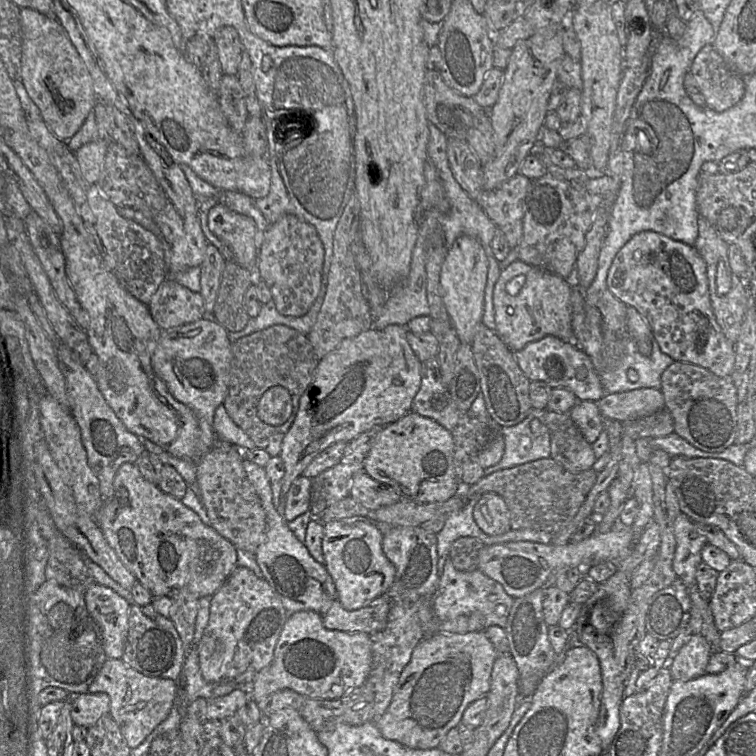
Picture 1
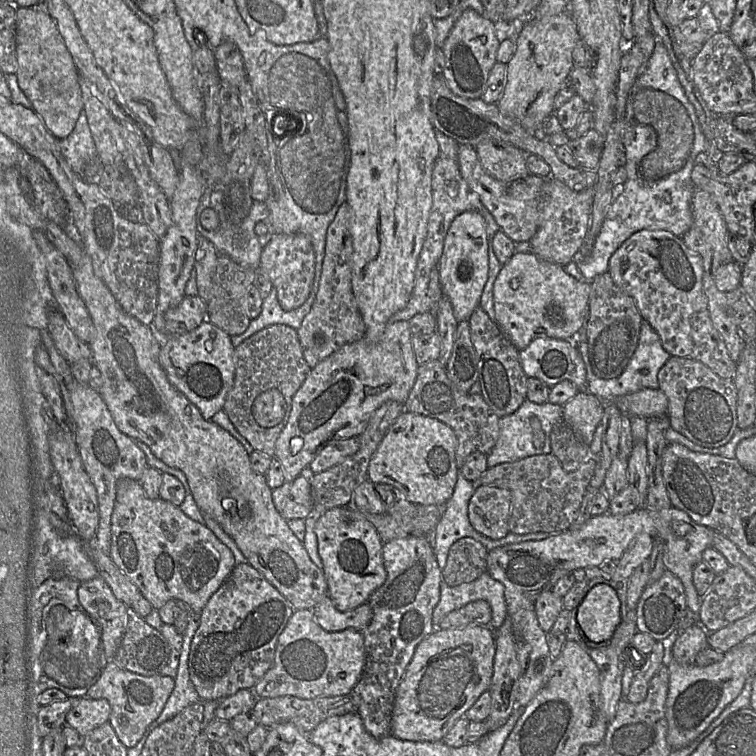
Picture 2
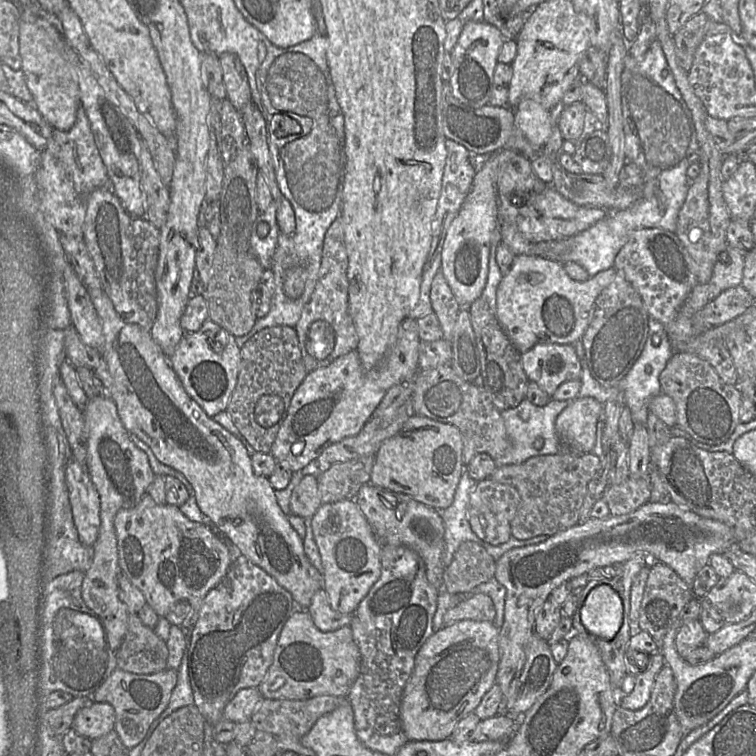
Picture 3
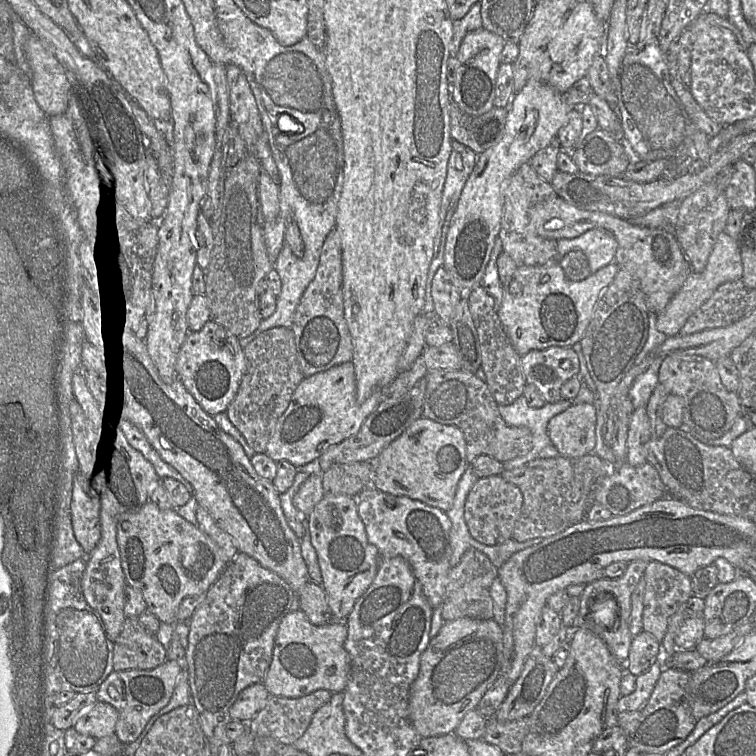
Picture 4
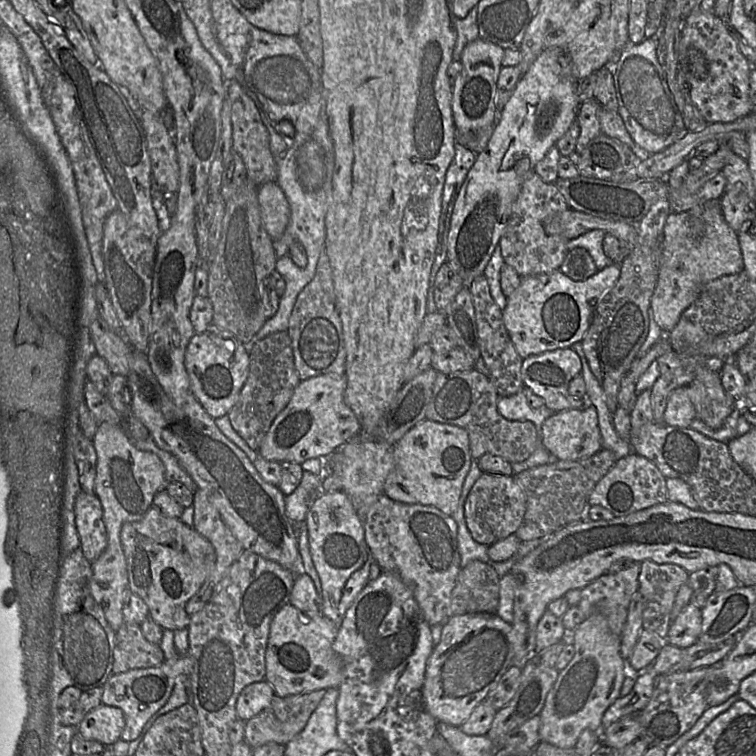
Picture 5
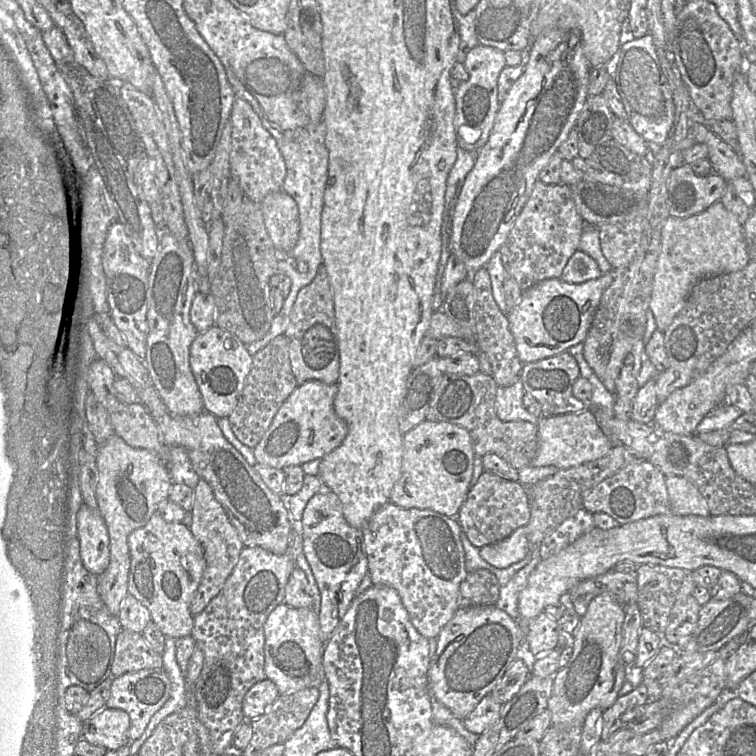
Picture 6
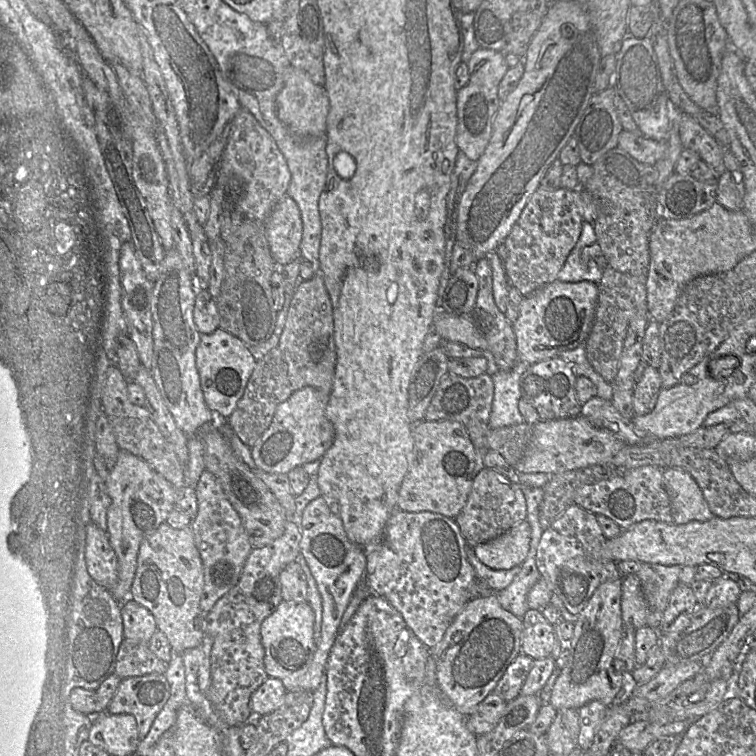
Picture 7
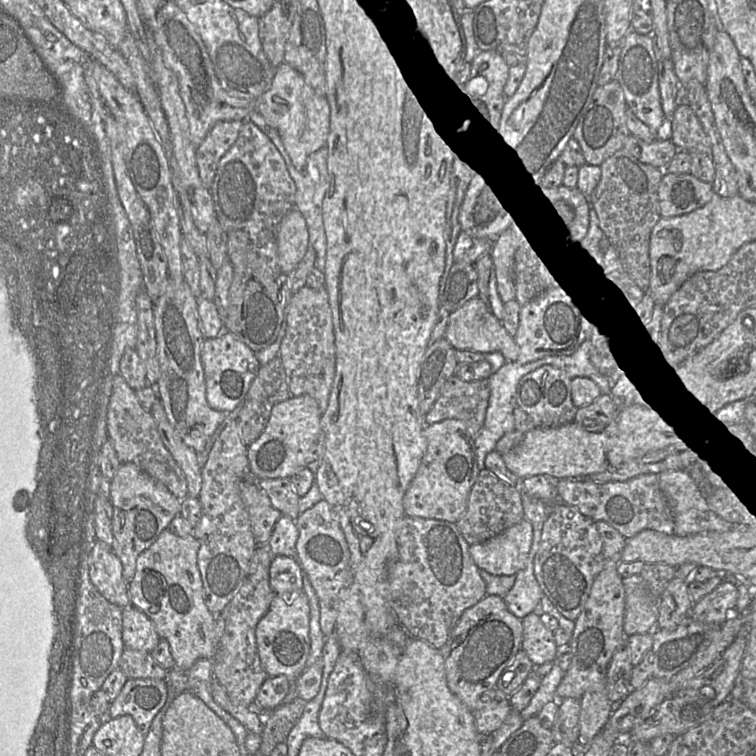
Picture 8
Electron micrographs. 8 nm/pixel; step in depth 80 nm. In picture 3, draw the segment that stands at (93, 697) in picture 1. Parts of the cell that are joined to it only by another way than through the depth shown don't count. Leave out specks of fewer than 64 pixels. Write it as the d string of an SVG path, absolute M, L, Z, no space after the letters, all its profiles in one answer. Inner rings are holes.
M91 702L76 713L71 727L79 735L94 740L115 730L115 718L111 704Z

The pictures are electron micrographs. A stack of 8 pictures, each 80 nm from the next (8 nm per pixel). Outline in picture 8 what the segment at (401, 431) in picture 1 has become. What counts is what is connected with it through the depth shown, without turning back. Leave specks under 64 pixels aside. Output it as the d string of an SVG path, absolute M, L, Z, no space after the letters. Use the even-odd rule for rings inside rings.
M449 418L424 428L427 449L403 497L405 515L456 523L466 511L468 497L479 474L476 448L466 425Z

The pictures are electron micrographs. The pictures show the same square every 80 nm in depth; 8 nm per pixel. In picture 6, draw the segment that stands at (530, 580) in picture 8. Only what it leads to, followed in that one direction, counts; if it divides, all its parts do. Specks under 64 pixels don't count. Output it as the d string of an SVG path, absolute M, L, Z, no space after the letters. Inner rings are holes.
M530 545L530 562L517 571L507 584L500 586L499 598L495 605L514 620L519 619L519 594L526 587L531 572L541 560L539 549L540 545L537 545L536 548L532 548Z

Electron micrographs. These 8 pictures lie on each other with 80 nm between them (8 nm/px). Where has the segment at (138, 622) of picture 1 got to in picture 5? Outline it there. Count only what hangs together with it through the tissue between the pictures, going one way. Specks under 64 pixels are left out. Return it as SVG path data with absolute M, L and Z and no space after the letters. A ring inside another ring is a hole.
M127 622L116 632L113 655L113 674L157 667L165 660L160 645L147 641L139 625Z

